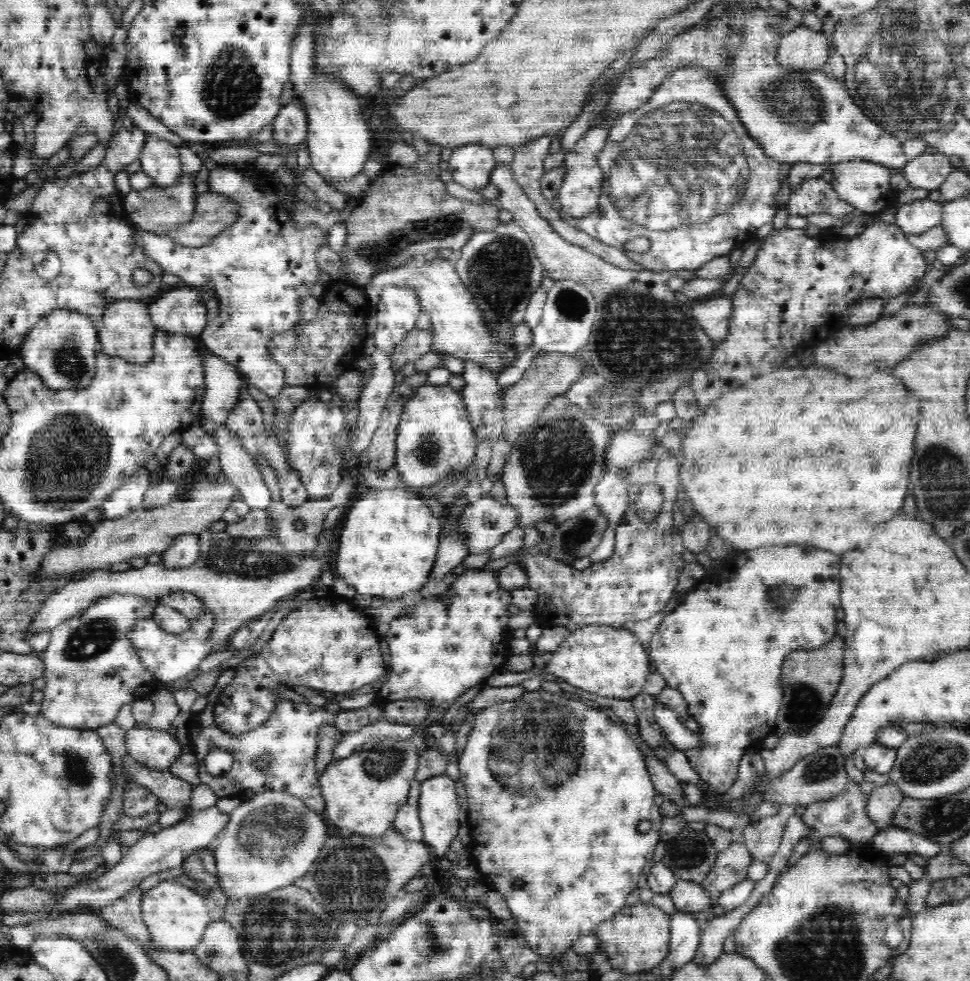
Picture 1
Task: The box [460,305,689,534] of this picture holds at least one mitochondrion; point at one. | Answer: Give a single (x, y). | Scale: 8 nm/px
(556, 458)

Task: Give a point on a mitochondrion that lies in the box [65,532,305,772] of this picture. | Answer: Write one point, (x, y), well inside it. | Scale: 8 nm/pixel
(224, 557)

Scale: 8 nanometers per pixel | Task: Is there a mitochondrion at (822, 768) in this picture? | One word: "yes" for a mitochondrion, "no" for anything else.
yes

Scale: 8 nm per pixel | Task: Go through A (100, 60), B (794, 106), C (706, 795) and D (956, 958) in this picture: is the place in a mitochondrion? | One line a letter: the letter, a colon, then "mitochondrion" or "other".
A: other
B: mitochondrion
C: other
D: other

